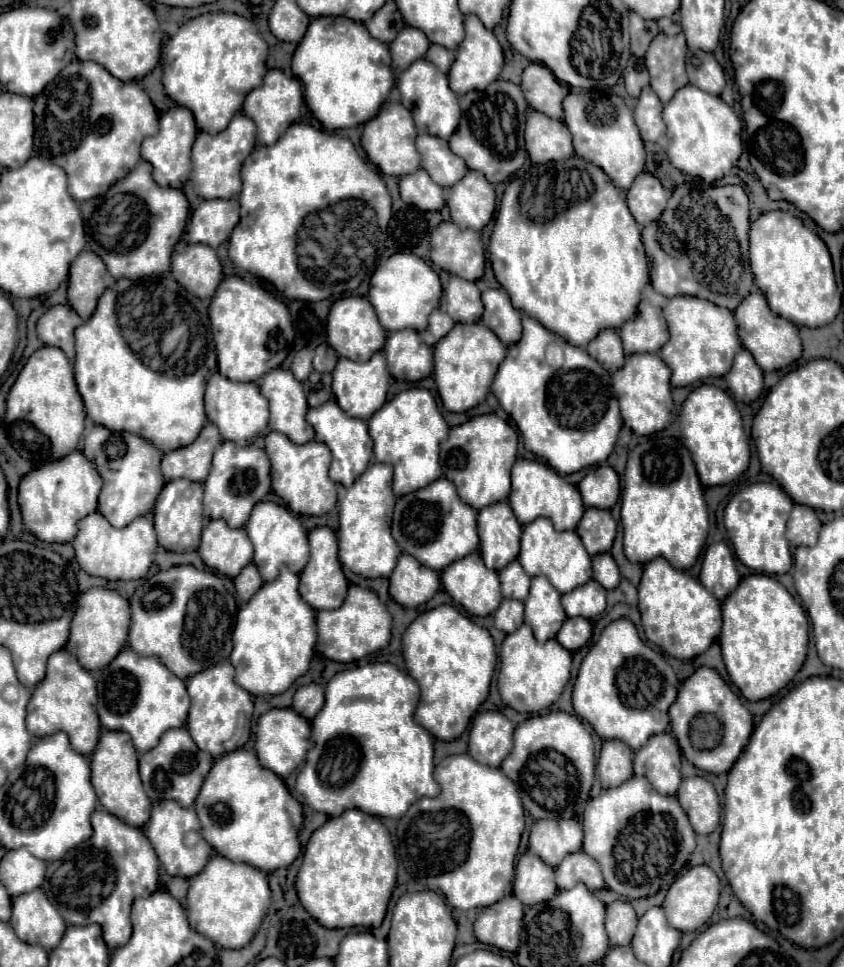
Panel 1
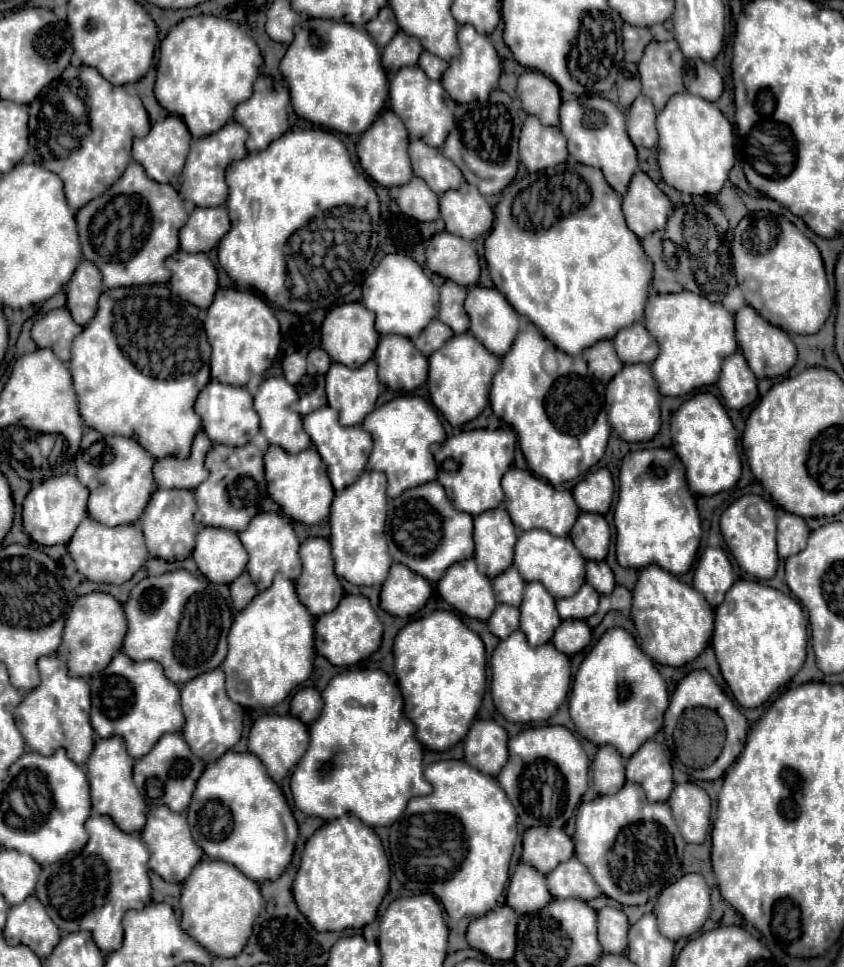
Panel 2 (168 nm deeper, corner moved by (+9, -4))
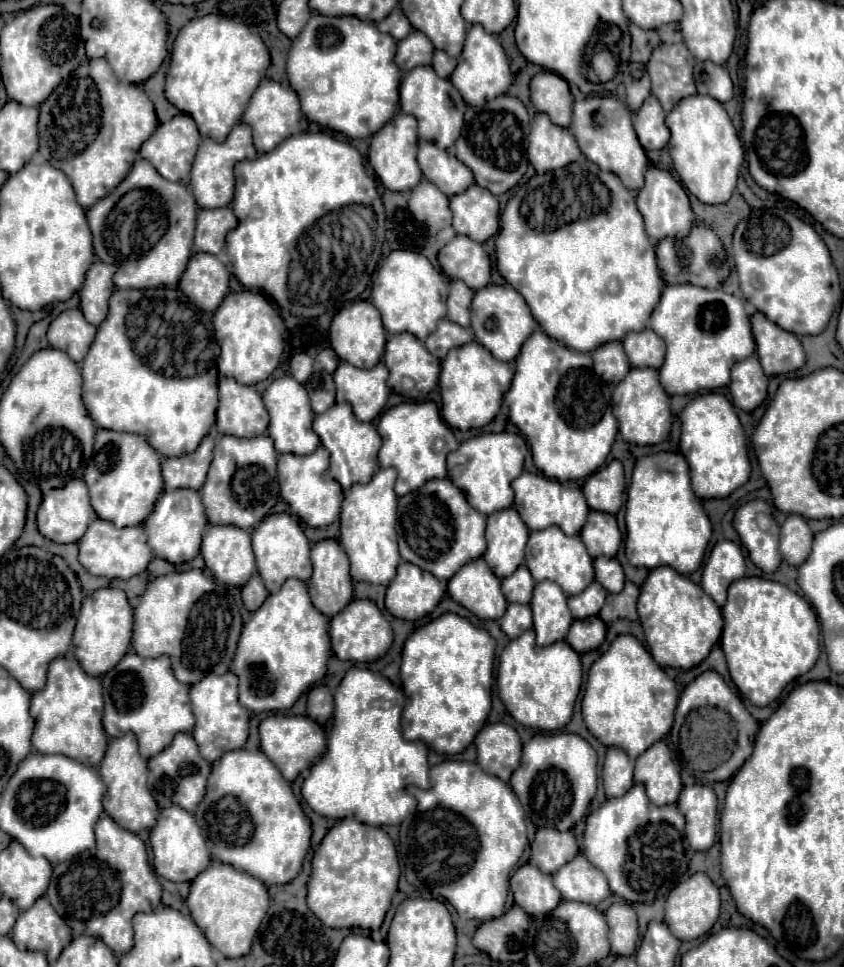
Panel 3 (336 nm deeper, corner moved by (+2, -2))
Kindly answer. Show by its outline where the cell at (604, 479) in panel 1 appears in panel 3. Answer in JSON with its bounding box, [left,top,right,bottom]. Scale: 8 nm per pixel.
[583,459,625,515]

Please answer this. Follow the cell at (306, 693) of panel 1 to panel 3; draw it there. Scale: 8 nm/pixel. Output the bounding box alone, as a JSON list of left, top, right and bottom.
[307,685,333,725]

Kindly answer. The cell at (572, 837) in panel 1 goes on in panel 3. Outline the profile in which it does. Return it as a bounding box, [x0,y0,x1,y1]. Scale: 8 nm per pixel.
[531,827,579,875]

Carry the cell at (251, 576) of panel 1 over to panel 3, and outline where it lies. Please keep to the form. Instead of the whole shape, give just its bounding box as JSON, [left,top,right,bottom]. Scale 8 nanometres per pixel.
[241,573,269,611]

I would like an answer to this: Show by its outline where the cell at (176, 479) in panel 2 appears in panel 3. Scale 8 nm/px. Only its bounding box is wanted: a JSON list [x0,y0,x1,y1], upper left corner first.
[163,435,215,489]

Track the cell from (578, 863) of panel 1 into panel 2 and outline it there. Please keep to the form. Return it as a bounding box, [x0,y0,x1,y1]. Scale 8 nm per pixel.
[546,857,602,901]

